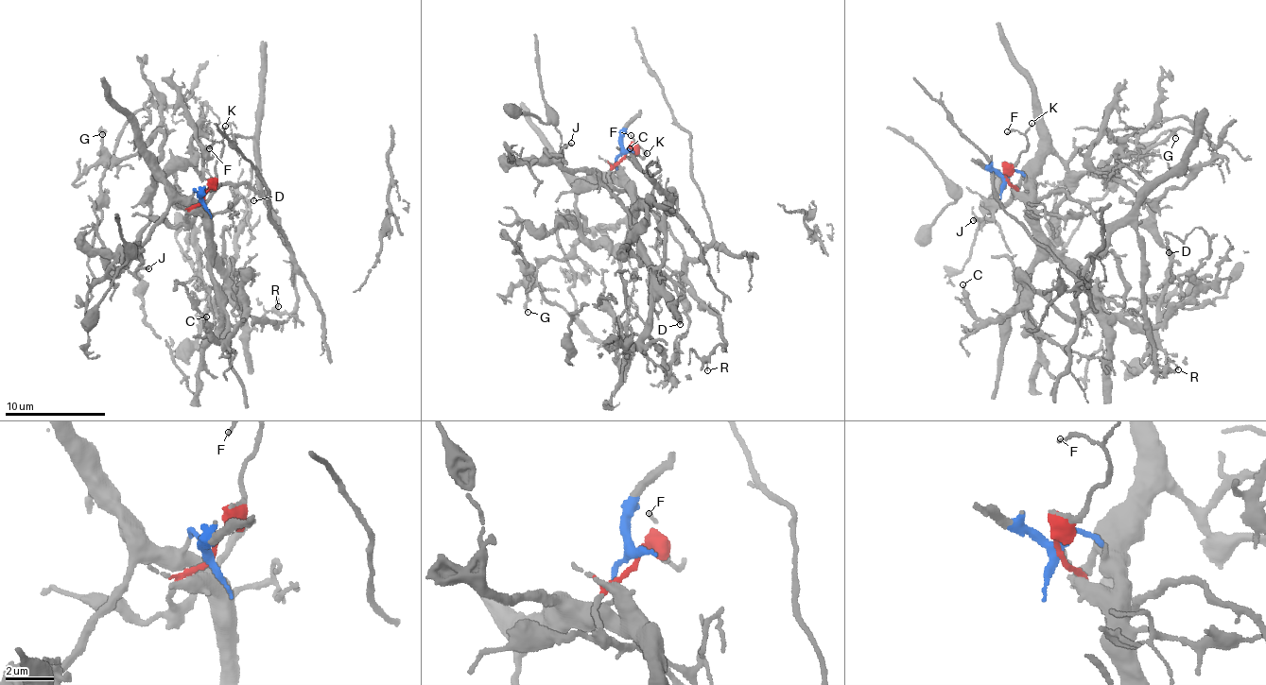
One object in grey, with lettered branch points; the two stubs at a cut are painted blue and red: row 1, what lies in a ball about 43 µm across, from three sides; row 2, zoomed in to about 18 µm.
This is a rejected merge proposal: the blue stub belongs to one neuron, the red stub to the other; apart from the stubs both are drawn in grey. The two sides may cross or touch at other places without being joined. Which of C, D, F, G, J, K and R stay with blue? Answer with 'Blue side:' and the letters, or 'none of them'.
Blue side: C, D, G, J

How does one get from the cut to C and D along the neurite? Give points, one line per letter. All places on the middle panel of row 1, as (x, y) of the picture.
C: (623, 152), (615, 177), (632, 204), (632, 233), (653, 273), (664, 251), (663, 207), (668, 194), (631, 148)
D: (623, 152), (615, 173), (650, 272), (651, 342), (666, 364), (678, 363), (685, 314), (680, 324)

